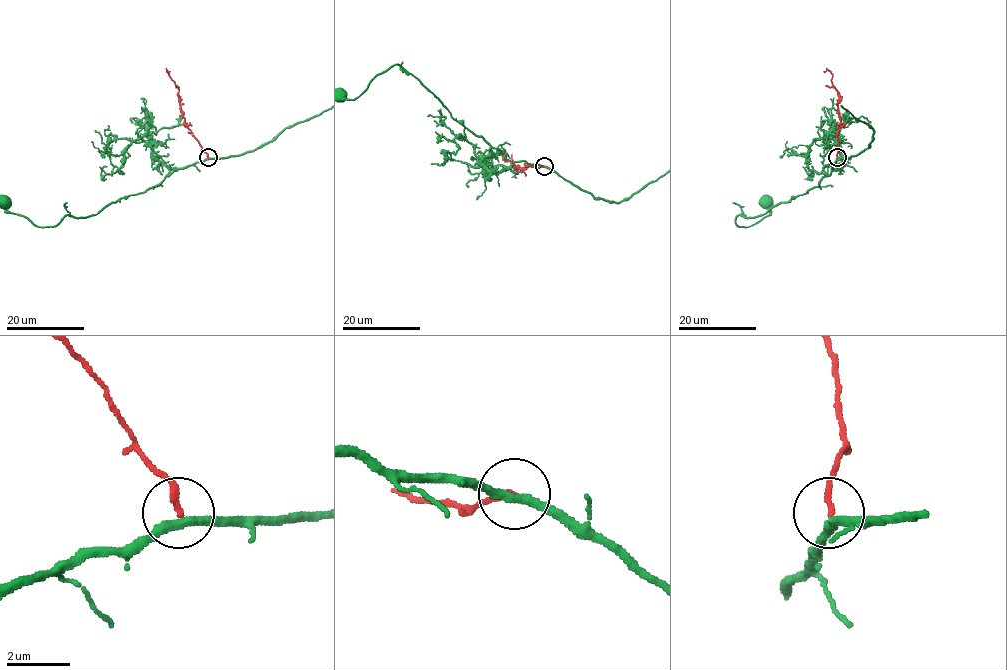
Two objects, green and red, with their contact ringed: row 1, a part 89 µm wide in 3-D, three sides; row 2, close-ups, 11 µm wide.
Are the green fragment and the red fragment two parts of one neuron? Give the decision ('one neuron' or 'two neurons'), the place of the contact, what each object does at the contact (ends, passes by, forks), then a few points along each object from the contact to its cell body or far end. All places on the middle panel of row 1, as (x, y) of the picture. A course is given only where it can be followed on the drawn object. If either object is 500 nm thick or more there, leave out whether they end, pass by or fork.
two neurons; place (544, 166); green passes by; red ends; course green (544, 167), (508, 161), (455, 120), (419, 80), (395, 64), (353, 100), (340, 96); course red (543, 166), (529, 166), (525, 169), (514, 168), (511, 161), (503, 159), (505, 152)

